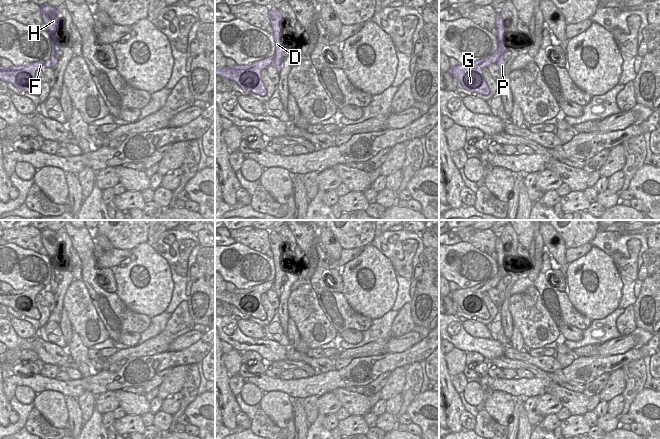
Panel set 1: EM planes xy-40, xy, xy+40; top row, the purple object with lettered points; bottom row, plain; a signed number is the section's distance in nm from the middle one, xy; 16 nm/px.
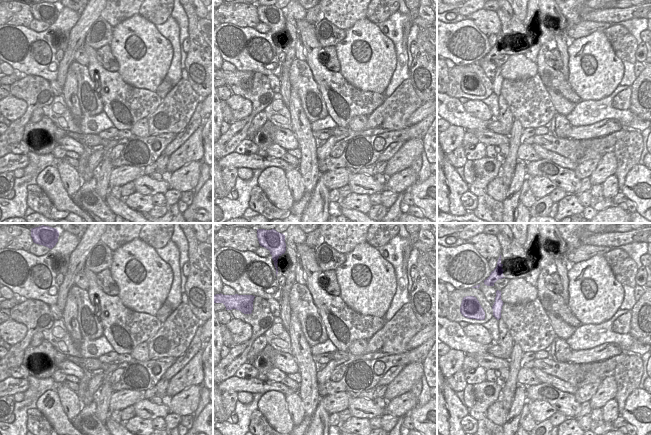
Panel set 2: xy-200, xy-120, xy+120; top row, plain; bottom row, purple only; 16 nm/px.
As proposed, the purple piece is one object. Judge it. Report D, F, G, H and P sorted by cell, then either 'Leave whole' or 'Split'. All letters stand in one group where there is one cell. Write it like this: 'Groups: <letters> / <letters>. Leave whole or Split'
Groups: D H P / F G. Split.

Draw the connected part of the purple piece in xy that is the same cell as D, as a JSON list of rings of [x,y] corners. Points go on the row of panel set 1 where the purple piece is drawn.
[[[269,7],[268,17],[270,20],[270,26],[273,29],[273,36],[275,41],[275,56],[273,66],[276,68],[277,72],[280,73],[283,60],[281,58],[281,53],[284,51],[280,42],[280,27],[284,22],[281,13],[278,9]]]

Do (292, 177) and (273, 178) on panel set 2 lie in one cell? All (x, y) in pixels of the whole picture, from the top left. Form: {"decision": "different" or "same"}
{"decision": "different"}

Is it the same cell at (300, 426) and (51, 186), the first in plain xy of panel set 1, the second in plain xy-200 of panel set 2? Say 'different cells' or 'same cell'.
different cells

